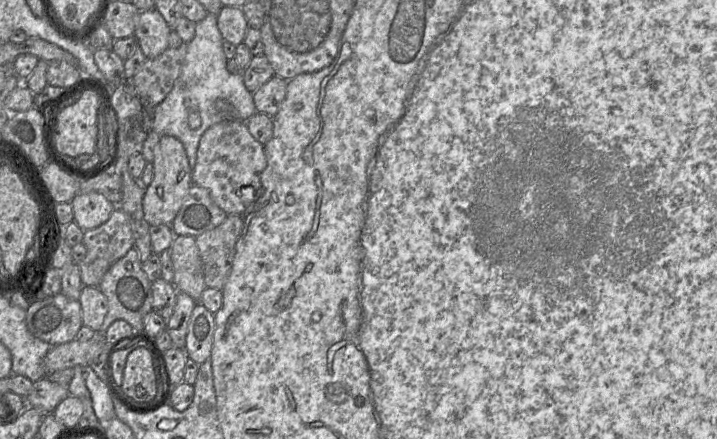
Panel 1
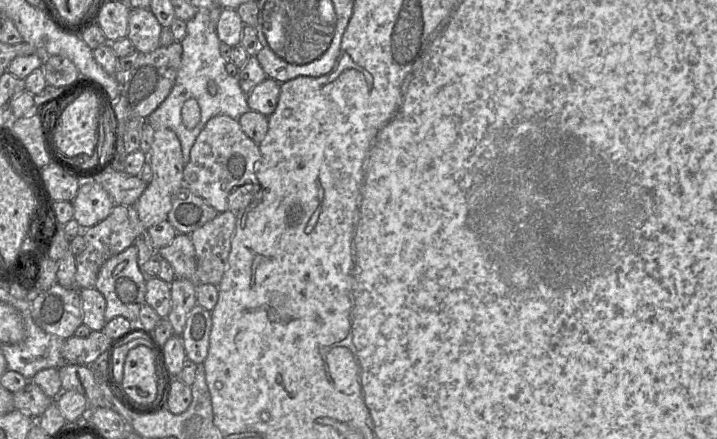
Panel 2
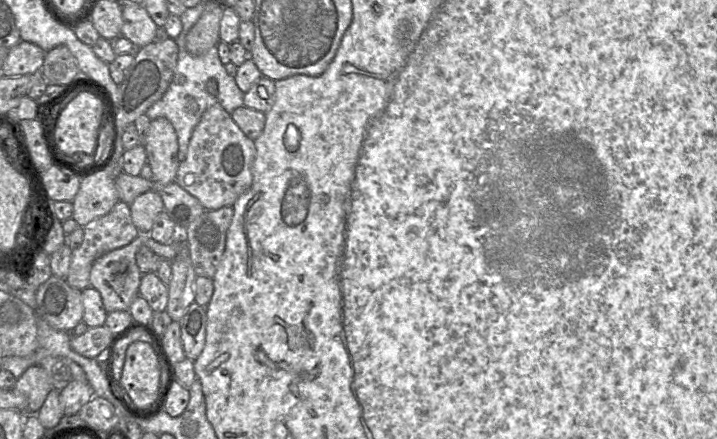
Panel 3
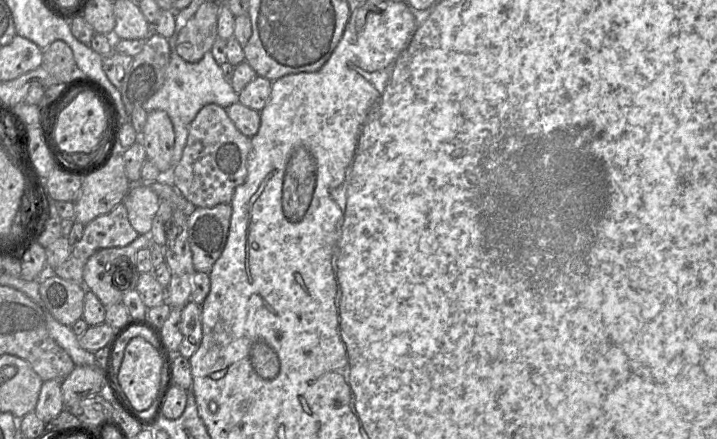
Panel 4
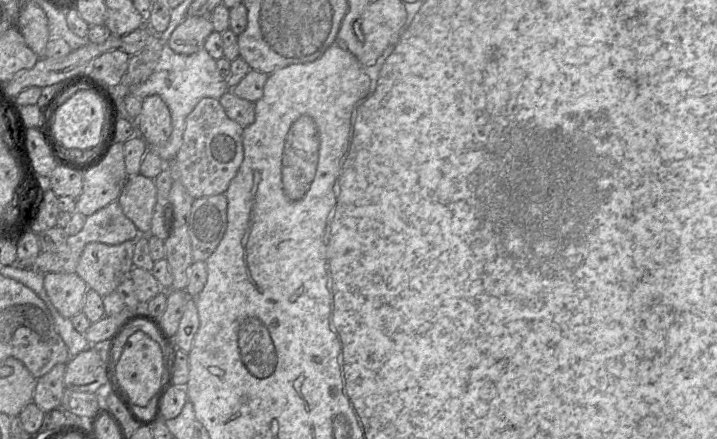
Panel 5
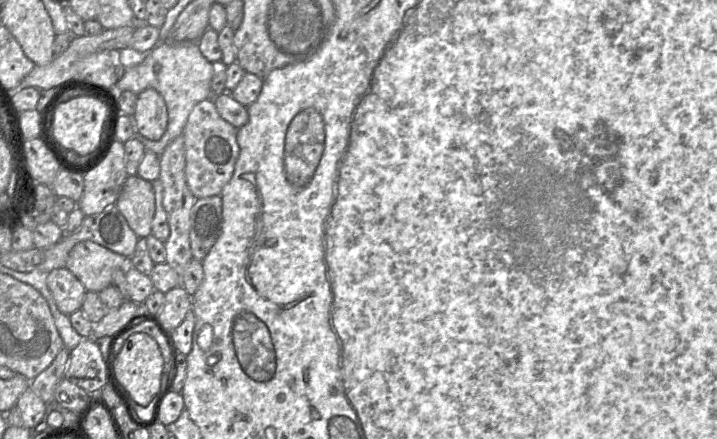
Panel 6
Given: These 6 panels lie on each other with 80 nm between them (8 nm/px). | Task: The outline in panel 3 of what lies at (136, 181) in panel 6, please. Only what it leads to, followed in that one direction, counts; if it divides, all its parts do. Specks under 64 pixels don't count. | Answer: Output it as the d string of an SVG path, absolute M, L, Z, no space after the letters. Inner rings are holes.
M154 191L137 196L129 207L132 222L140 235L149 235L156 217L164 211L162 198Z

